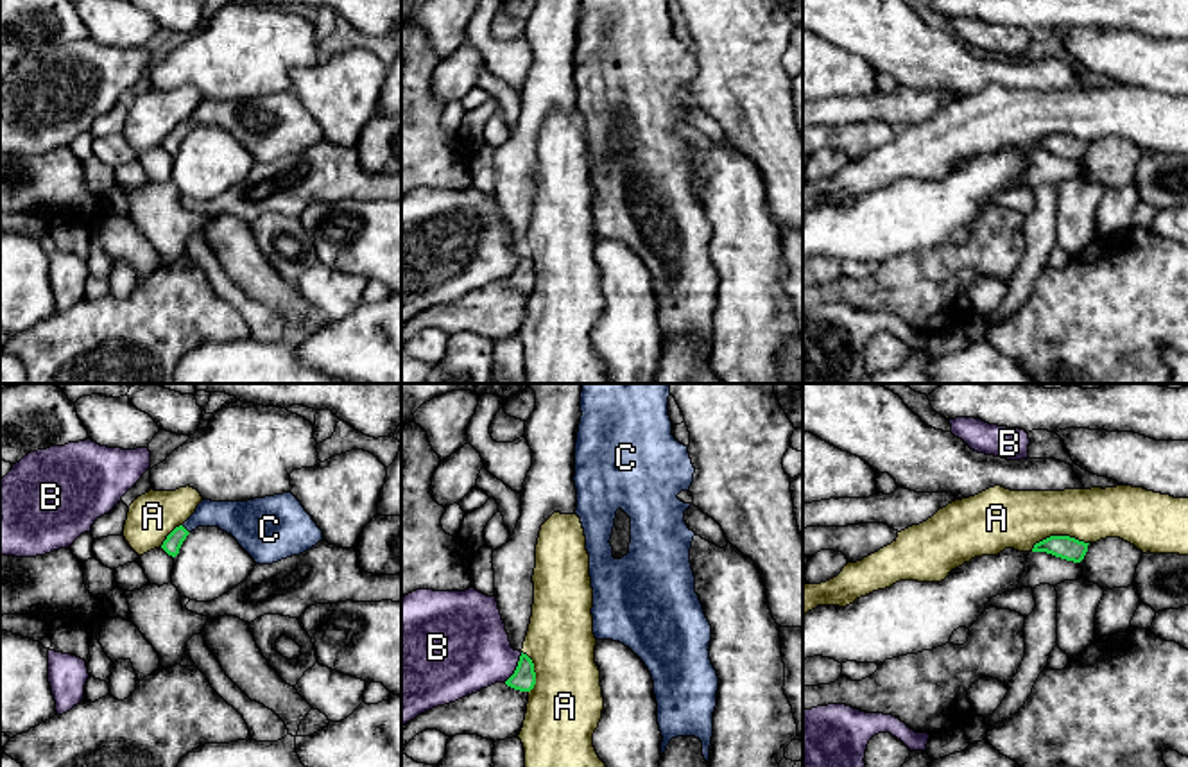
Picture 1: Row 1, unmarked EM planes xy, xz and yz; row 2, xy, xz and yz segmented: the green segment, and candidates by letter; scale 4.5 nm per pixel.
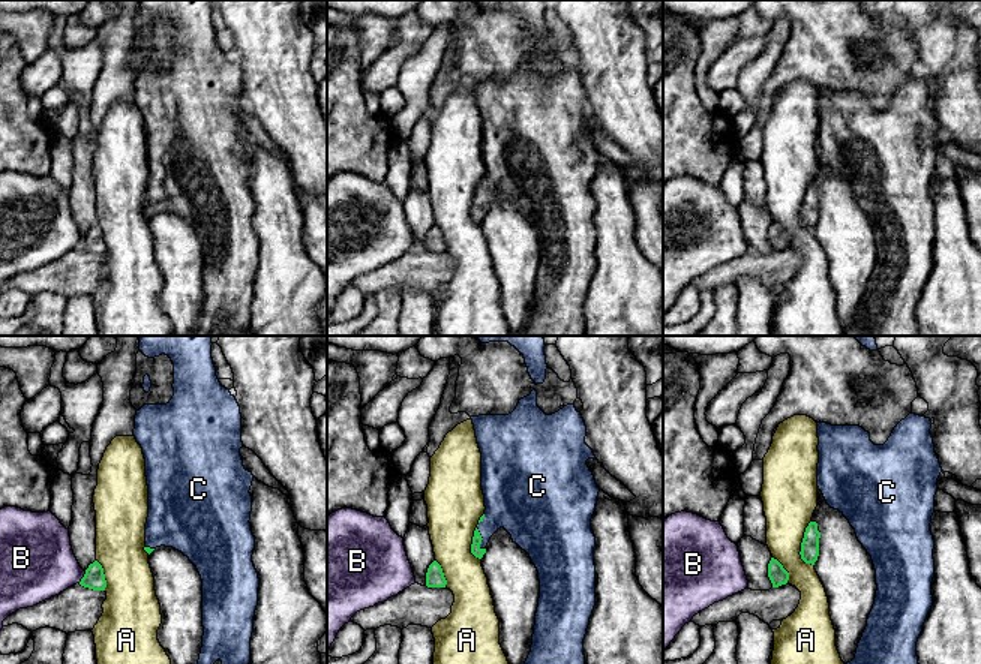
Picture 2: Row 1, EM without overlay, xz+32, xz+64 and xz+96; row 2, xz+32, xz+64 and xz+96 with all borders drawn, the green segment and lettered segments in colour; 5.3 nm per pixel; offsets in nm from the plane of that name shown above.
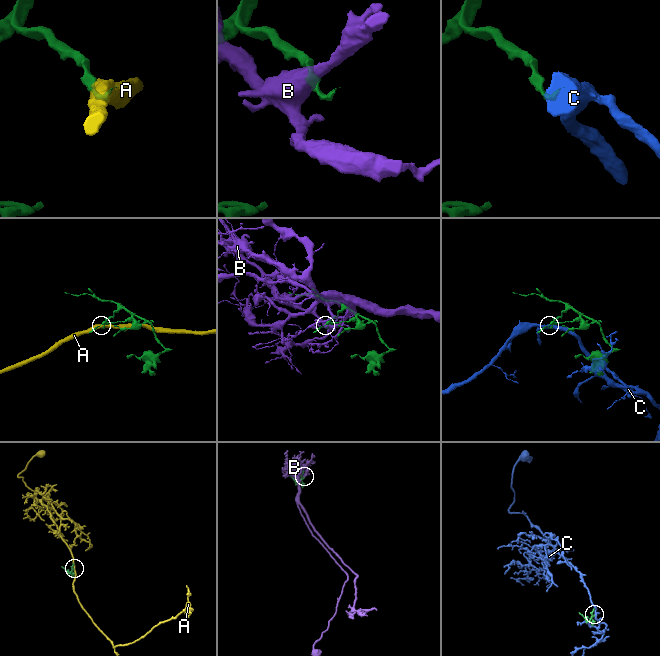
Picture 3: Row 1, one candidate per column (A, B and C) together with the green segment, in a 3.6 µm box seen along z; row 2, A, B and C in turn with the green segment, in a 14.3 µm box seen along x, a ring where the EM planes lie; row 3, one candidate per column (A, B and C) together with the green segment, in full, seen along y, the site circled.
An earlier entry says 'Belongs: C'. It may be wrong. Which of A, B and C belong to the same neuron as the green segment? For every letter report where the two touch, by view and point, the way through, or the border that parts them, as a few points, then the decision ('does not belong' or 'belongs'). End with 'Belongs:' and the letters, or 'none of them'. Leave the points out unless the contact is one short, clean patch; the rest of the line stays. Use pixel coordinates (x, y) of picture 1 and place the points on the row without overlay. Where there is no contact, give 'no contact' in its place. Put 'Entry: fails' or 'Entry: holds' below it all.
A: yz (1058, 135) | does not belong
B: xz (516, 266) | does not belong
C: xy (185, 128) | across xy (174, 138), (185, 128), (199, 117), (239, 117) | belongs
Belongs: C
Entry: holds

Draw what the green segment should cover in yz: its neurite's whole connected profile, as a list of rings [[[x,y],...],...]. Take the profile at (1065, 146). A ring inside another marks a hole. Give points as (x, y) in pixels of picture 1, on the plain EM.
[[[1050,134],[1036,142],[1032,151],[1046,151],[1066,159],[1080,161],[1088,151],[1088,143],[1070,134]]]

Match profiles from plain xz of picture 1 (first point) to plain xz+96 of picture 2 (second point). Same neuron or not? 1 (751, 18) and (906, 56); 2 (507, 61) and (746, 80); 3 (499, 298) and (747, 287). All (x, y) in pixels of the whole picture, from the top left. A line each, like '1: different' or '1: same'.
1: different
2: same
3: different

